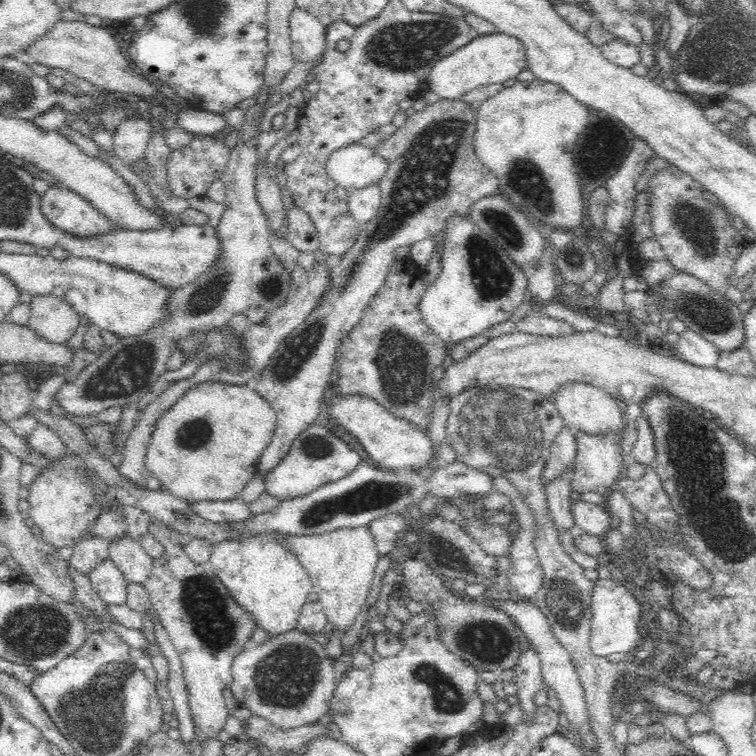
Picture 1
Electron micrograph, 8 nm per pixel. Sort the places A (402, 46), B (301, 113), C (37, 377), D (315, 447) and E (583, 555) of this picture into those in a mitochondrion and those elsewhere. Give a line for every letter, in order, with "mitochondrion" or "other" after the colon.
A: mitochondrion
B: other
C: other
D: mitochondrion
E: other

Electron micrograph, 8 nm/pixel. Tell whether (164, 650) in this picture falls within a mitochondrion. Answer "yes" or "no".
no

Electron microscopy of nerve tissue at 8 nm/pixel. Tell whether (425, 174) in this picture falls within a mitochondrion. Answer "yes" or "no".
yes

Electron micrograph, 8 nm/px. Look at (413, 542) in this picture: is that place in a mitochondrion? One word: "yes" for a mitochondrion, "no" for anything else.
no

